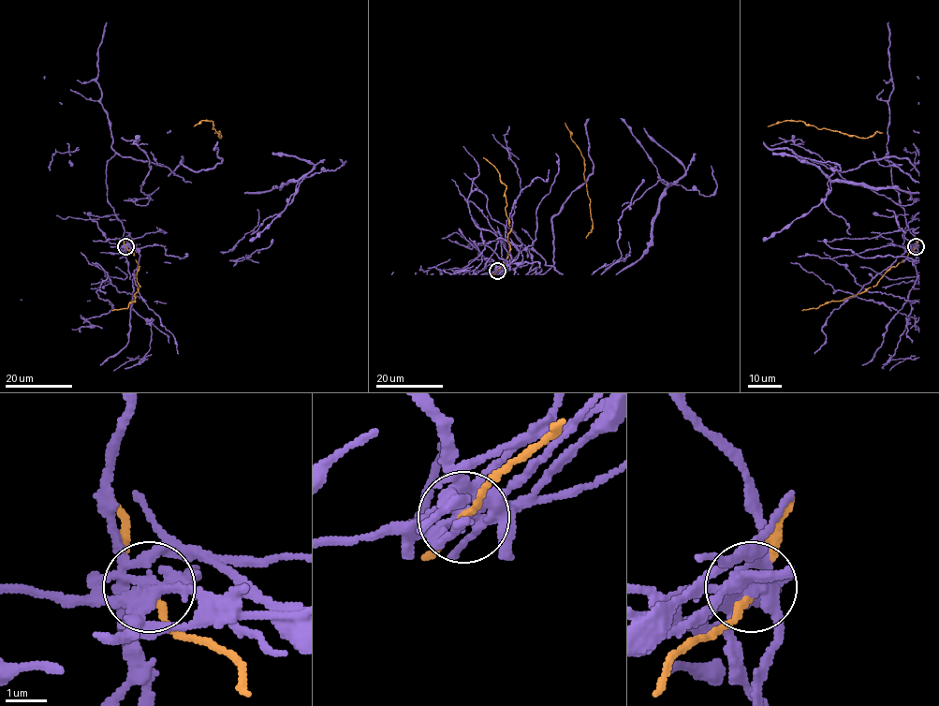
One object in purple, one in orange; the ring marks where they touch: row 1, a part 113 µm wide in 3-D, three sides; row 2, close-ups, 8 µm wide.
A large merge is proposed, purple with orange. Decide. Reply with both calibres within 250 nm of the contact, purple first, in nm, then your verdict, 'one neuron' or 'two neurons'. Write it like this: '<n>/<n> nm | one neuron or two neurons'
340/120 nm | two neurons

